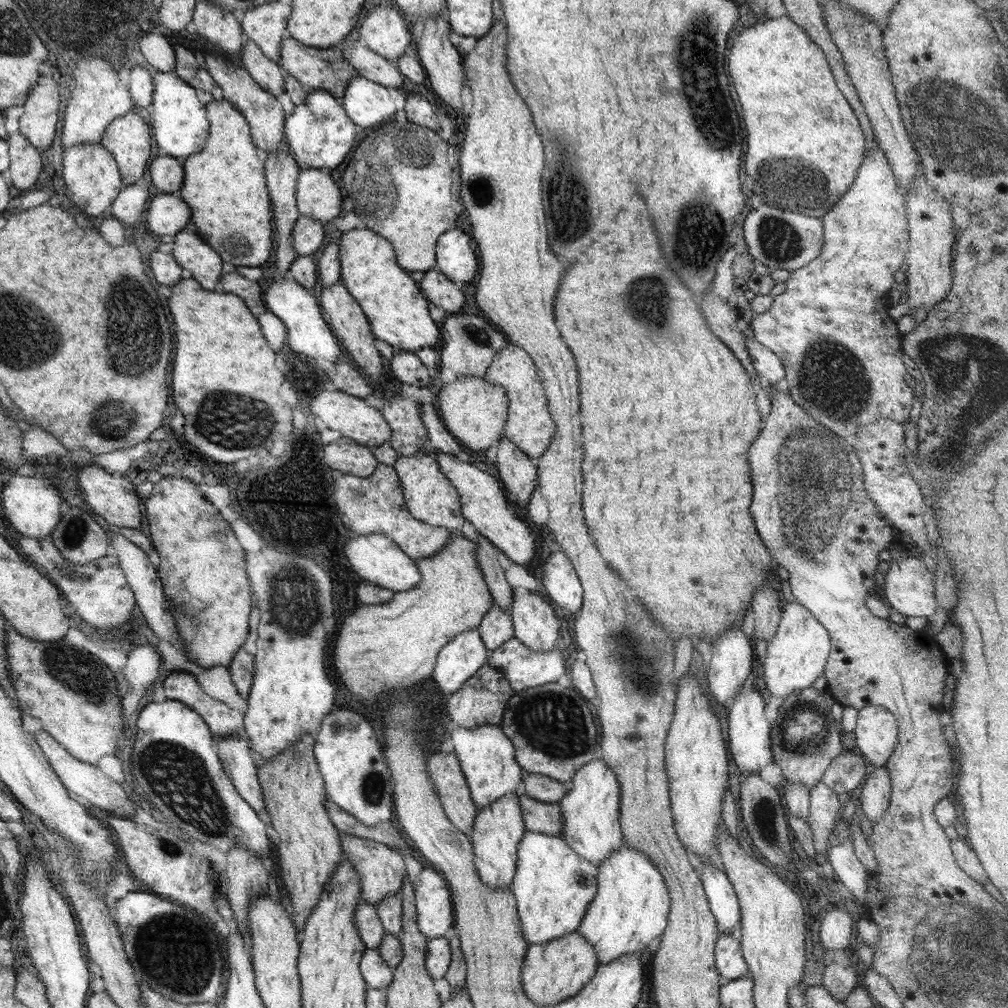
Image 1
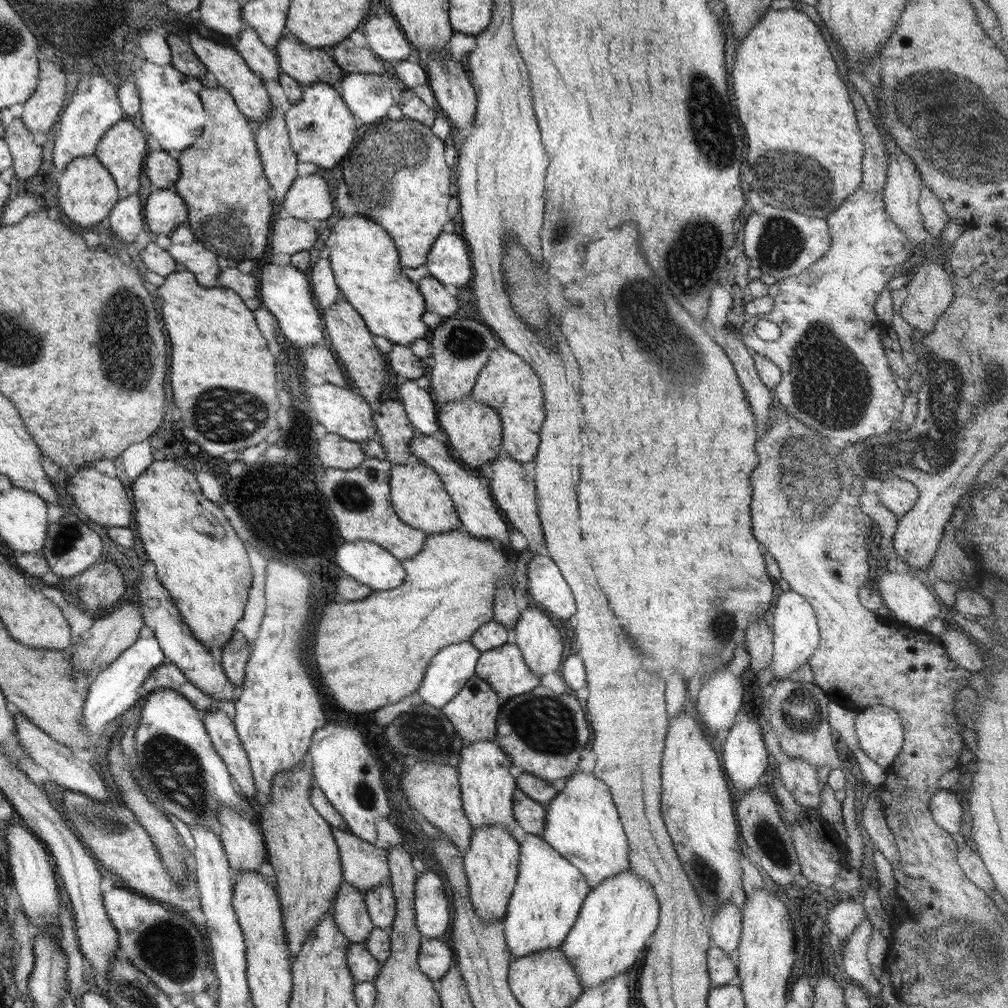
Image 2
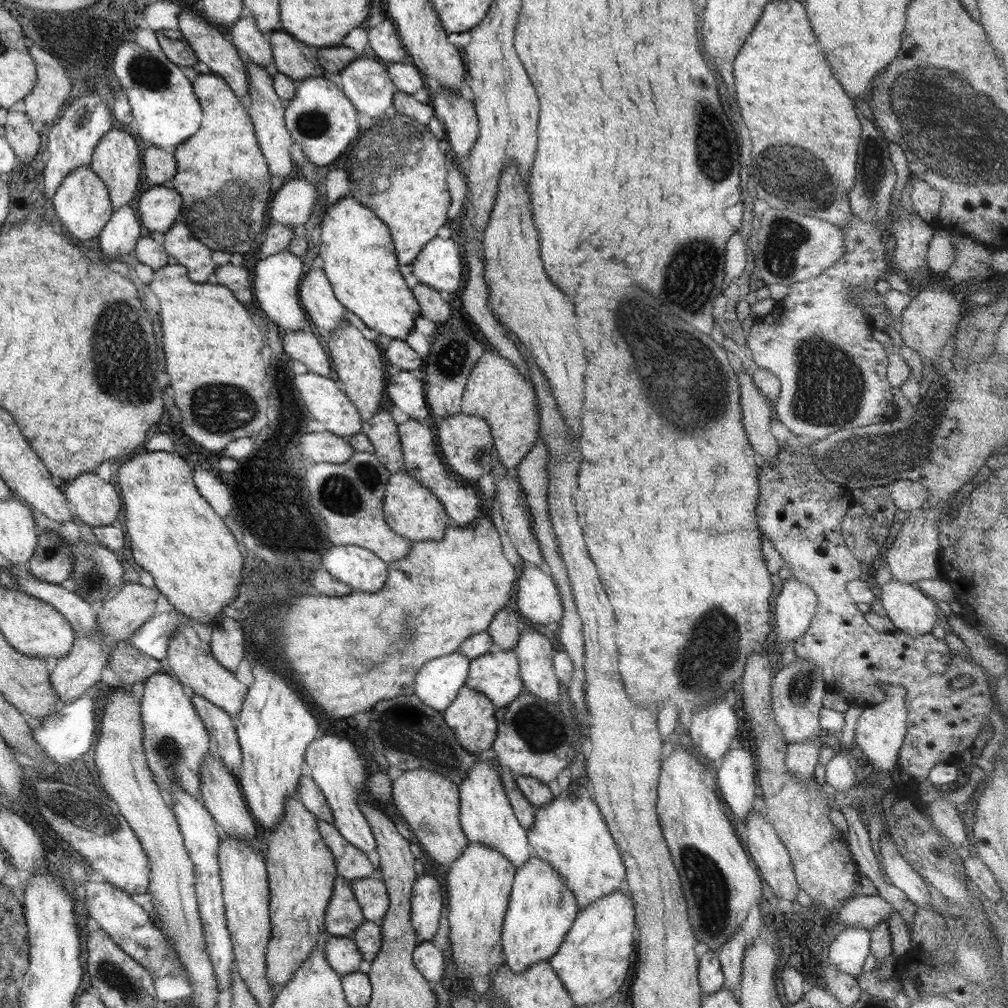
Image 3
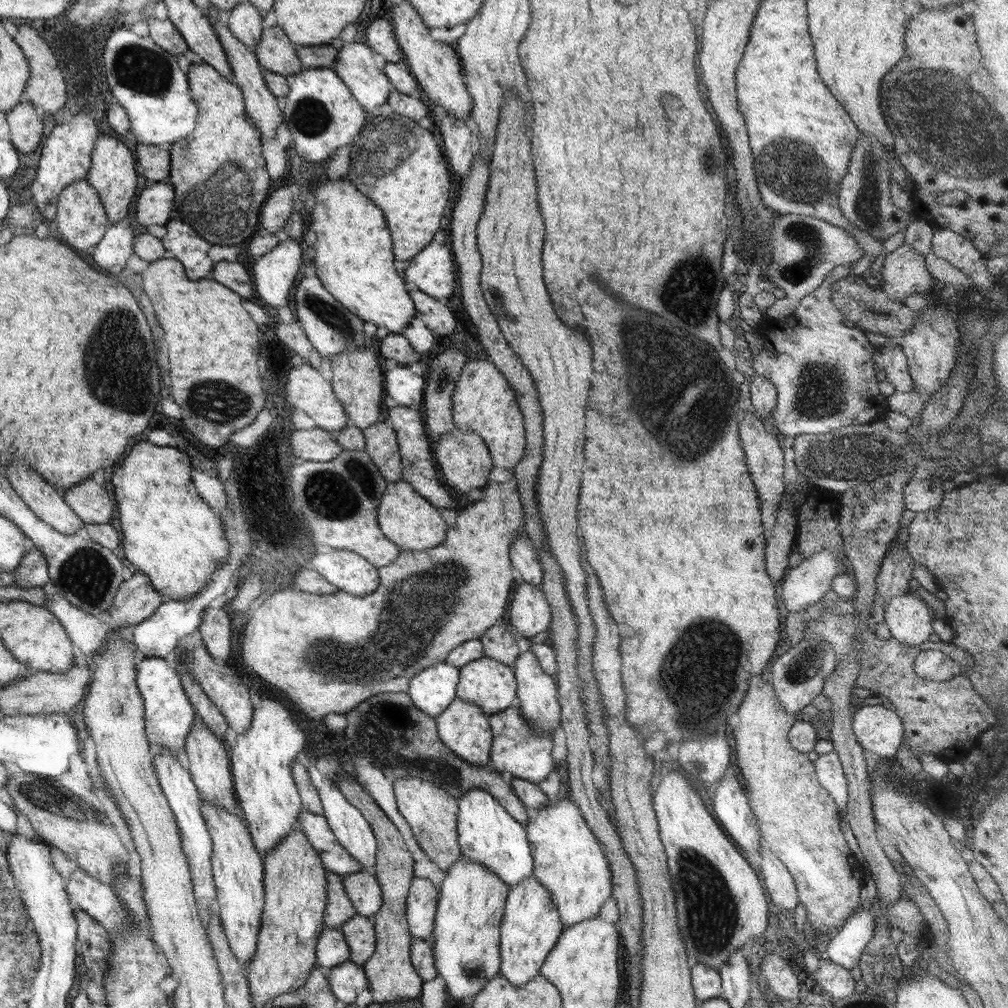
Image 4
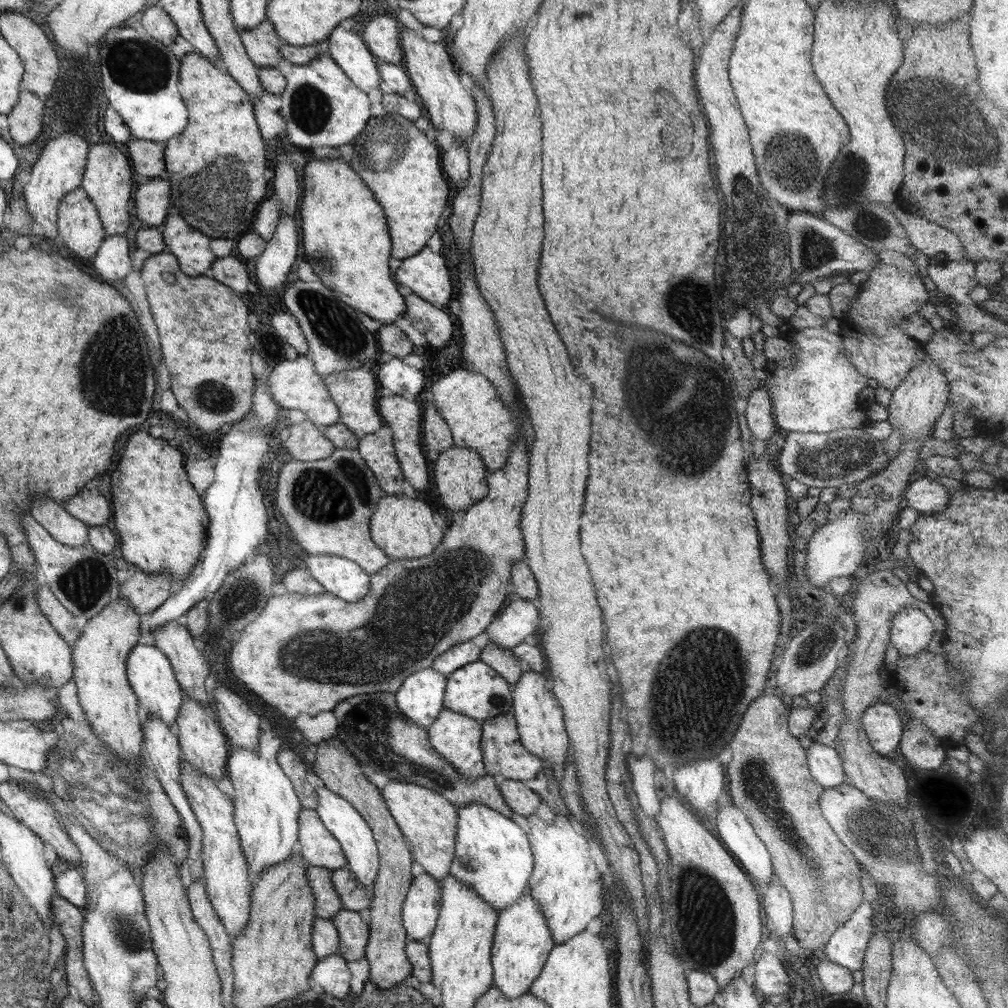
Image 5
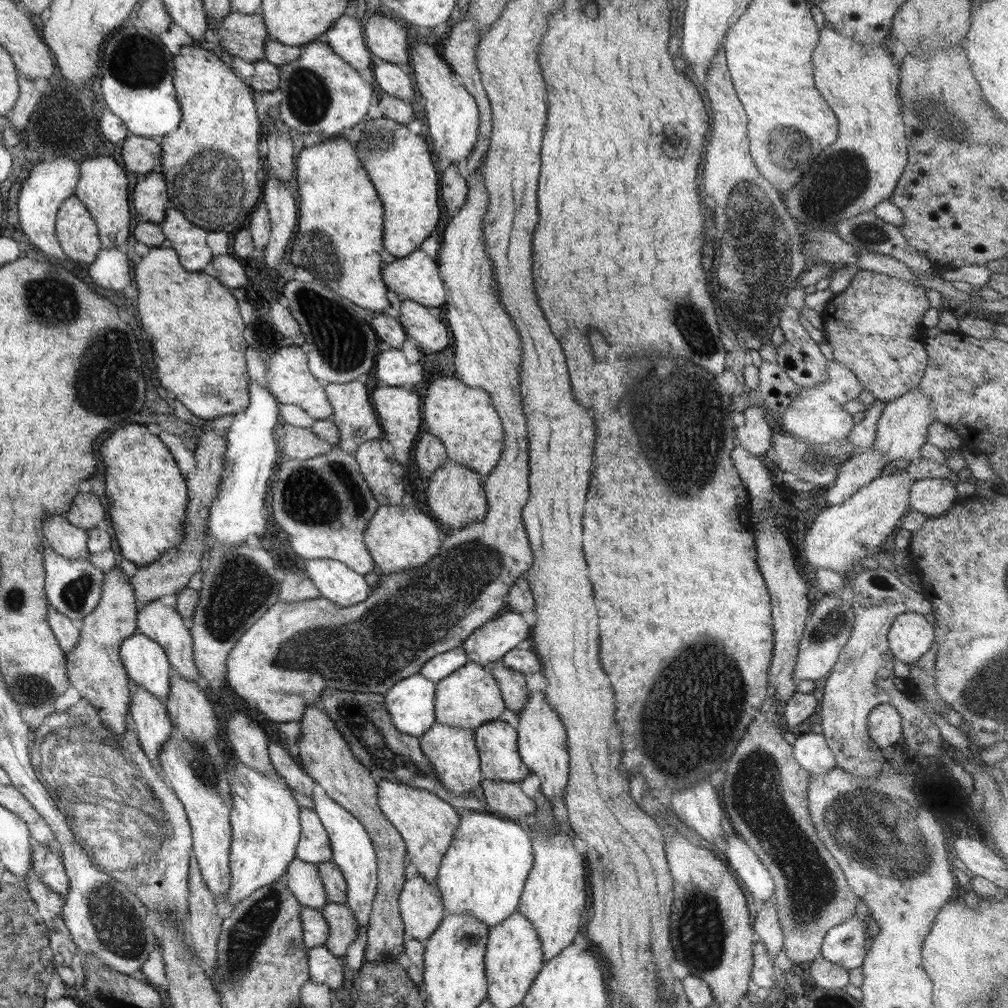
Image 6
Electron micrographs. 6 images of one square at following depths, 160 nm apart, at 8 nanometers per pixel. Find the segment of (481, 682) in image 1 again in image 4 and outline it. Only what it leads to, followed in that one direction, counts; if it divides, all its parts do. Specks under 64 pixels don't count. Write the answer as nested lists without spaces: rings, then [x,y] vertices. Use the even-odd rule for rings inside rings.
[[[455,698],[437,717],[437,733],[448,749],[457,754],[462,760],[472,765],[484,767],[490,758],[490,749],[493,741],[490,730],[489,715],[484,714],[482,709],[471,702],[464,702],[463,699]]]

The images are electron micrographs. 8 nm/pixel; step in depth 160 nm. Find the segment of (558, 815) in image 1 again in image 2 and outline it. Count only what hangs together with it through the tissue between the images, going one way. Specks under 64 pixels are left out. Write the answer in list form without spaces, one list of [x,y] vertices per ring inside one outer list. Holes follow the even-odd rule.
[[[517,788],[514,790],[512,808],[514,818],[527,834],[542,836],[546,816],[544,805],[528,798]]]

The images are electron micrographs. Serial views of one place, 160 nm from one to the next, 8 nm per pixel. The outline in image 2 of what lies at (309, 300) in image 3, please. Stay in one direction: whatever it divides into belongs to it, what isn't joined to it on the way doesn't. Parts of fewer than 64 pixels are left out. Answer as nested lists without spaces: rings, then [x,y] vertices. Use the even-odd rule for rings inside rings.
[[[325,254],[311,267],[310,284],[312,284],[313,296],[318,299],[318,308],[330,309],[336,305],[338,300],[343,298],[342,292],[338,289],[334,280],[330,261]]]

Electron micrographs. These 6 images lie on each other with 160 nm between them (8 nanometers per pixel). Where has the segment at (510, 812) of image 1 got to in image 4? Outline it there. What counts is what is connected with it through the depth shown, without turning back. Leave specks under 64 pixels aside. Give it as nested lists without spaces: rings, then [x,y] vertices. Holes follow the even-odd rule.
[[[461,857],[438,881],[438,906],[436,910],[434,942],[431,944],[434,953],[434,966],[437,974],[442,976],[446,992],[464,1000],[478,994],[489,980],[499,974],[500,960],[500,925],[504,916],[506,897],[510,886],[495,876],[485,866],[470,862]]]

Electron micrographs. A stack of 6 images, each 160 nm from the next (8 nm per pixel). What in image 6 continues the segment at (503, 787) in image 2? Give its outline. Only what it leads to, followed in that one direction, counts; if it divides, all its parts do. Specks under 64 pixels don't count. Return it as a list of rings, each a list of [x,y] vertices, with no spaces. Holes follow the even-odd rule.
[[[478,811],[462,817],[435,879],[445,911],[476,917],[488,928],[517,912],[528,873],[534,864],[531,838],[530,830],[519,822]]]

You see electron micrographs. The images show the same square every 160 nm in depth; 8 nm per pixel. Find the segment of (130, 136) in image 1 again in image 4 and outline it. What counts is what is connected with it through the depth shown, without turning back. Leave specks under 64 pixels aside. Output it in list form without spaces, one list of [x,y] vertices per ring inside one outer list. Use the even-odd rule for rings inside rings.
[[[105,131],[103,138],[100,138],[97,144],[94,145],[92,161],[92,168],[89,170],[86,179],[100,195],[109,221],[111,224],[116,224],[130,212],[130,204],[136,196],[136,180],[138,180],[139,173],[134,170],[136,160],[132,156],[130,148],[119,139],[119,136]]]

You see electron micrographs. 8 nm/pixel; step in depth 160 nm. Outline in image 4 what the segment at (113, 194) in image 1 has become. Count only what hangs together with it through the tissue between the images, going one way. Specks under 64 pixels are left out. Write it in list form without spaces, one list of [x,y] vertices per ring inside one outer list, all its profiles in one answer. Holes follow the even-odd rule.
[[[86,178],[67,186],[61,192],[60,201],[57,204],[56,221],[53,224],[54,232],[68,246],[72,246],[74,250],[91,251],[103,240],[111,222],[100,195]]]

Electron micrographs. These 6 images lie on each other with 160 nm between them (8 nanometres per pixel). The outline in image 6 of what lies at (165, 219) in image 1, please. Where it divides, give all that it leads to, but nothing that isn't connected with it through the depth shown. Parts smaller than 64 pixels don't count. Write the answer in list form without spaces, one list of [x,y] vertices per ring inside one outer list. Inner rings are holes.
[[[151,172],[135,181],[134,208],[150,222],[160,224],[168,212],[168,187],[162,174]]]

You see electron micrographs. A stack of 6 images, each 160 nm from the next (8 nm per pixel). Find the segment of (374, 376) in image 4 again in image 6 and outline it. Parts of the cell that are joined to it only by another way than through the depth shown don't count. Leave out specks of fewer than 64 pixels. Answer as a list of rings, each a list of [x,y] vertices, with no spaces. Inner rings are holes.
[[[364,379],[351,380],[346,384],[324,384],[325,391],[333,408],[331,422],[340,430],[337,447],[344,452],[354,453],[363,442],[377,439],[382,434],[379,418],[368,396],[368,388]]]

